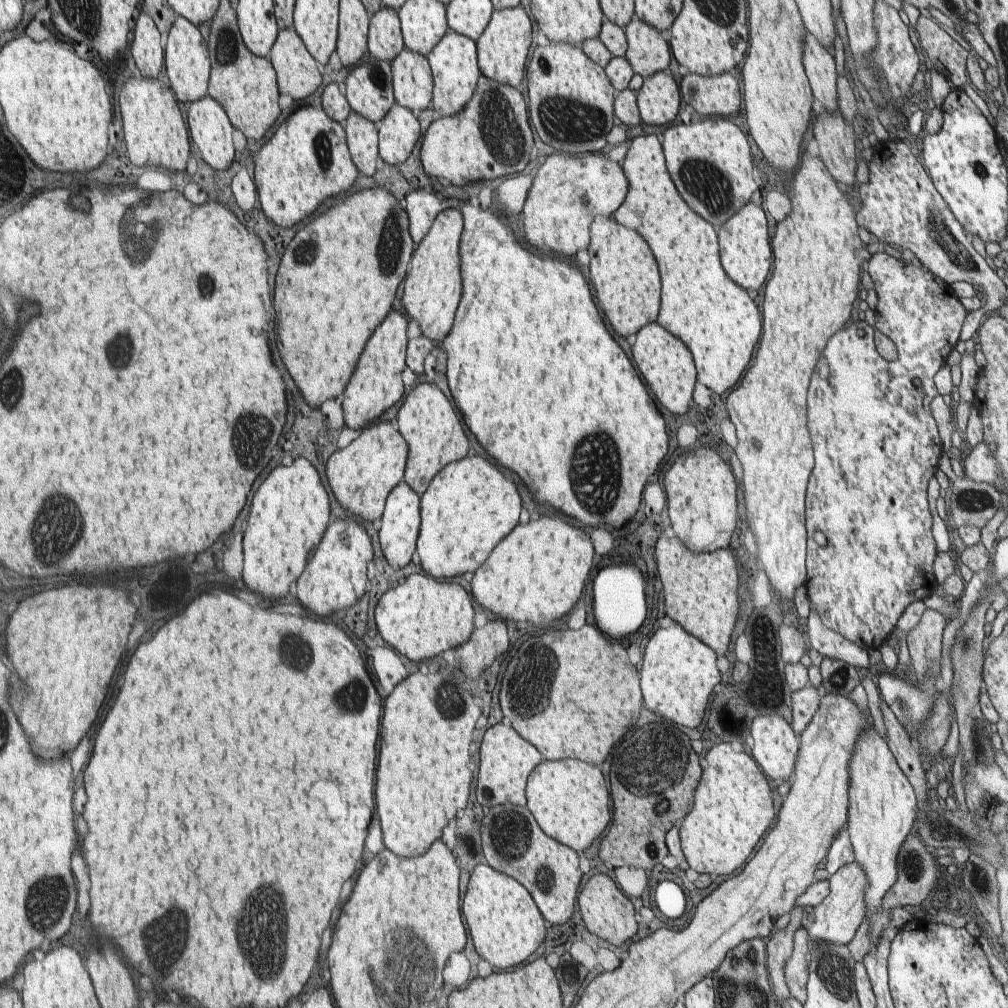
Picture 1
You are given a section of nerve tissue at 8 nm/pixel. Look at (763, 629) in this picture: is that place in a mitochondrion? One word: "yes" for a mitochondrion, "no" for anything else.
no

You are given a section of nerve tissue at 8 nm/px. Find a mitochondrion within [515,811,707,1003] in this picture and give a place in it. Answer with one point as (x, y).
(545, 878)

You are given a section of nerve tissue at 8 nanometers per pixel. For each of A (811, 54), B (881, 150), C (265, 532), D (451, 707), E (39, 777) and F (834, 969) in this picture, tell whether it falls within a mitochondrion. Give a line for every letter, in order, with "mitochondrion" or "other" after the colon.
A: other
B: other
C: other
D: mitochondrion
E: other
F: mitochondrion

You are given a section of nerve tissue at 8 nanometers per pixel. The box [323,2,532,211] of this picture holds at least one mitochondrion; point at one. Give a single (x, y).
(499, 129)

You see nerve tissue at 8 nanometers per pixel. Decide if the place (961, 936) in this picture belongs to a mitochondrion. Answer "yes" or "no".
no

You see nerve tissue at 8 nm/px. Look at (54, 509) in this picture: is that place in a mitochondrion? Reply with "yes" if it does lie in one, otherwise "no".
yes

